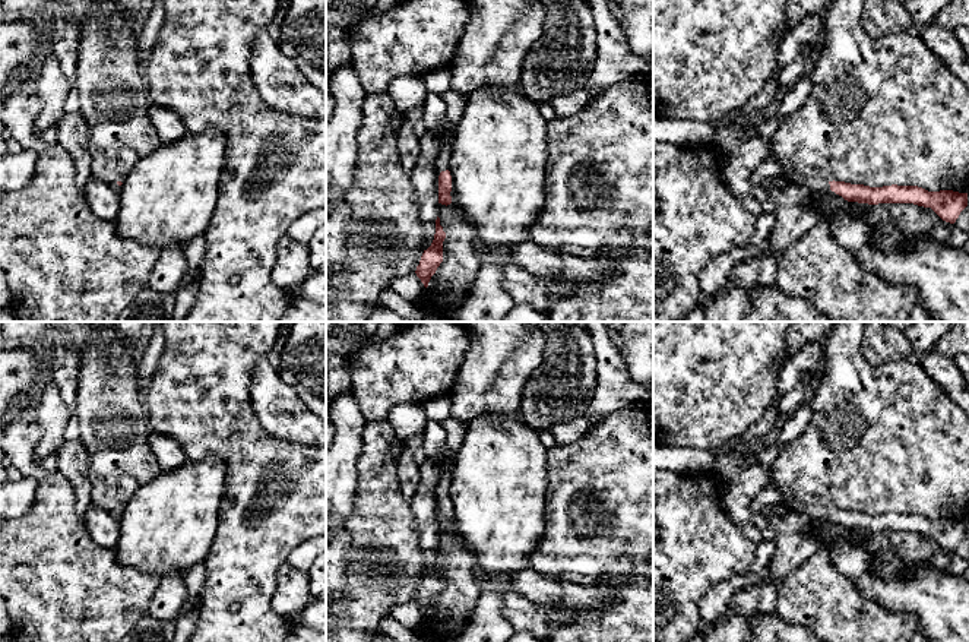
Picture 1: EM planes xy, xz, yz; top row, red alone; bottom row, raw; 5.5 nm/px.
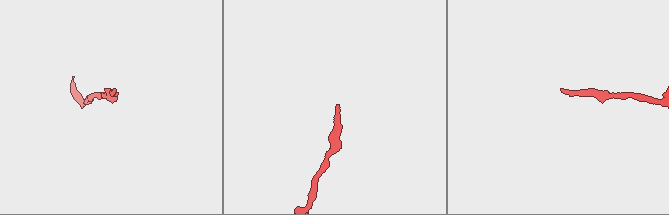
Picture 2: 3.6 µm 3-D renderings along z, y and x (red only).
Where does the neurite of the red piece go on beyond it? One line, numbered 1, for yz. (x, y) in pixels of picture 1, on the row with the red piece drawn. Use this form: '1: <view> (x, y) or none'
1: yz (817, 184)

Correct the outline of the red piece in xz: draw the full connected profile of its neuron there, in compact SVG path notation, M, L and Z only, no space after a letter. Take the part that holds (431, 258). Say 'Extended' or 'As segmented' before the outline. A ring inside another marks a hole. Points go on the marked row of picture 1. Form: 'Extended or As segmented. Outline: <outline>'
As segmented. Outline: M440 218L436 219L436 234L431 246L424 250L419 265L417 266L417 276L421 279L424 287L428 287L431 276L436 273L437 268L443 262L443 241L446 238L446 233L440 225Z

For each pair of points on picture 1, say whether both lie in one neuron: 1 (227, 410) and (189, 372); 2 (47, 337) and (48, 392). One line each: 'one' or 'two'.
1: one
2: two

